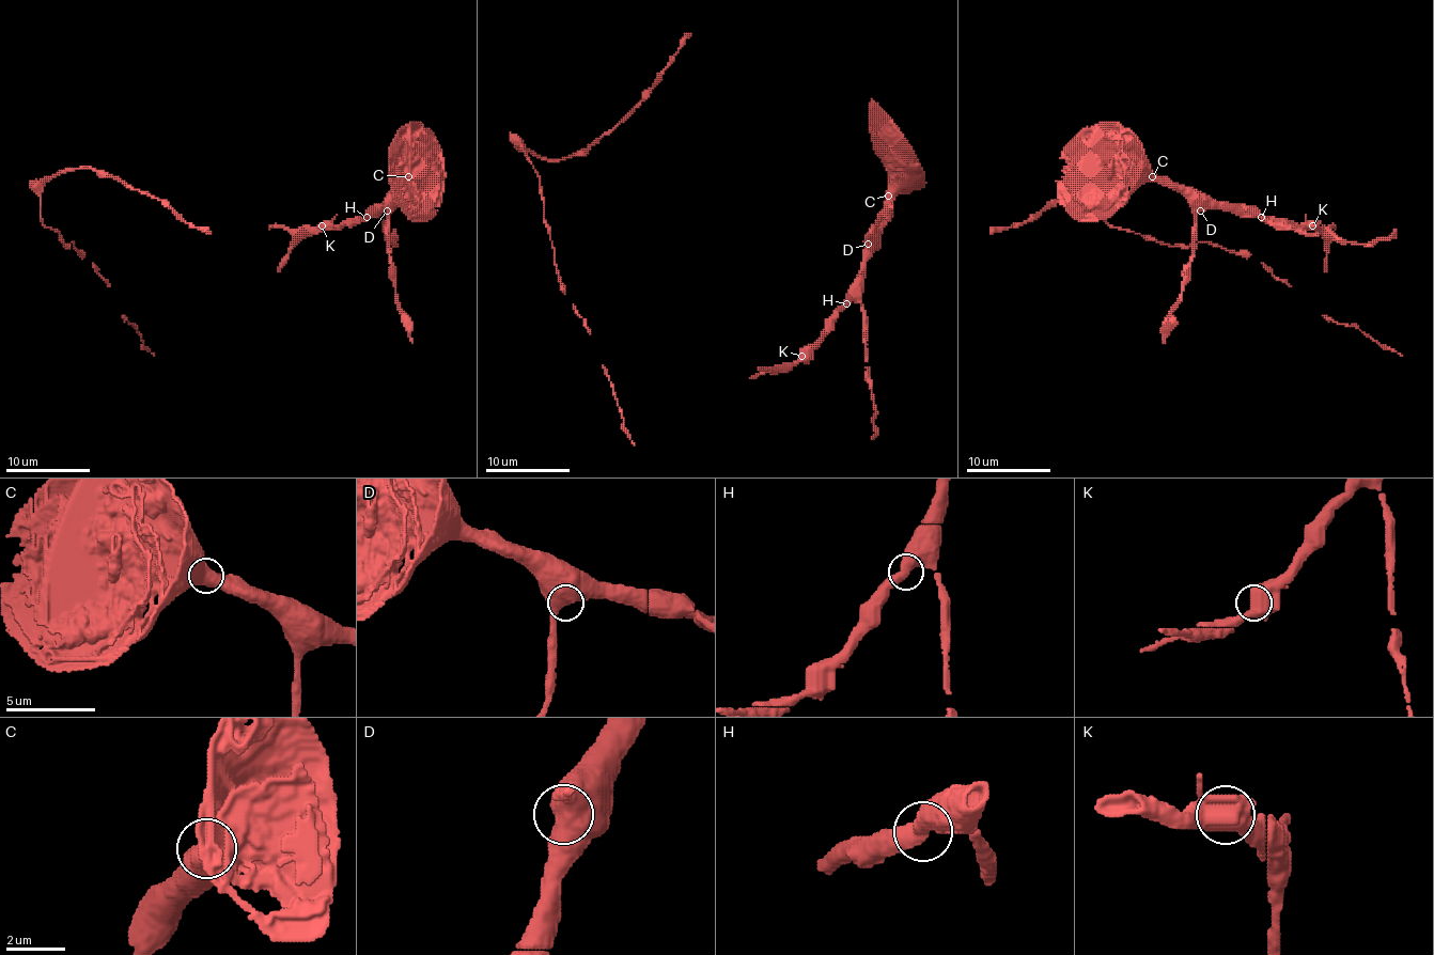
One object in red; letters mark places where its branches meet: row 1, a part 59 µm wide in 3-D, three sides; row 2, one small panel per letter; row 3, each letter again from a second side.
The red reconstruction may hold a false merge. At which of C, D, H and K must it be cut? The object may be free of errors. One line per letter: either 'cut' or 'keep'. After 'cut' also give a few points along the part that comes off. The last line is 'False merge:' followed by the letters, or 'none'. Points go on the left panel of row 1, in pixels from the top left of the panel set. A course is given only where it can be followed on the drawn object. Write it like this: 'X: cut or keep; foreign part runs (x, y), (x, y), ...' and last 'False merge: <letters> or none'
C: keep
D: keep
H: keep
K: keep
False merge: none

